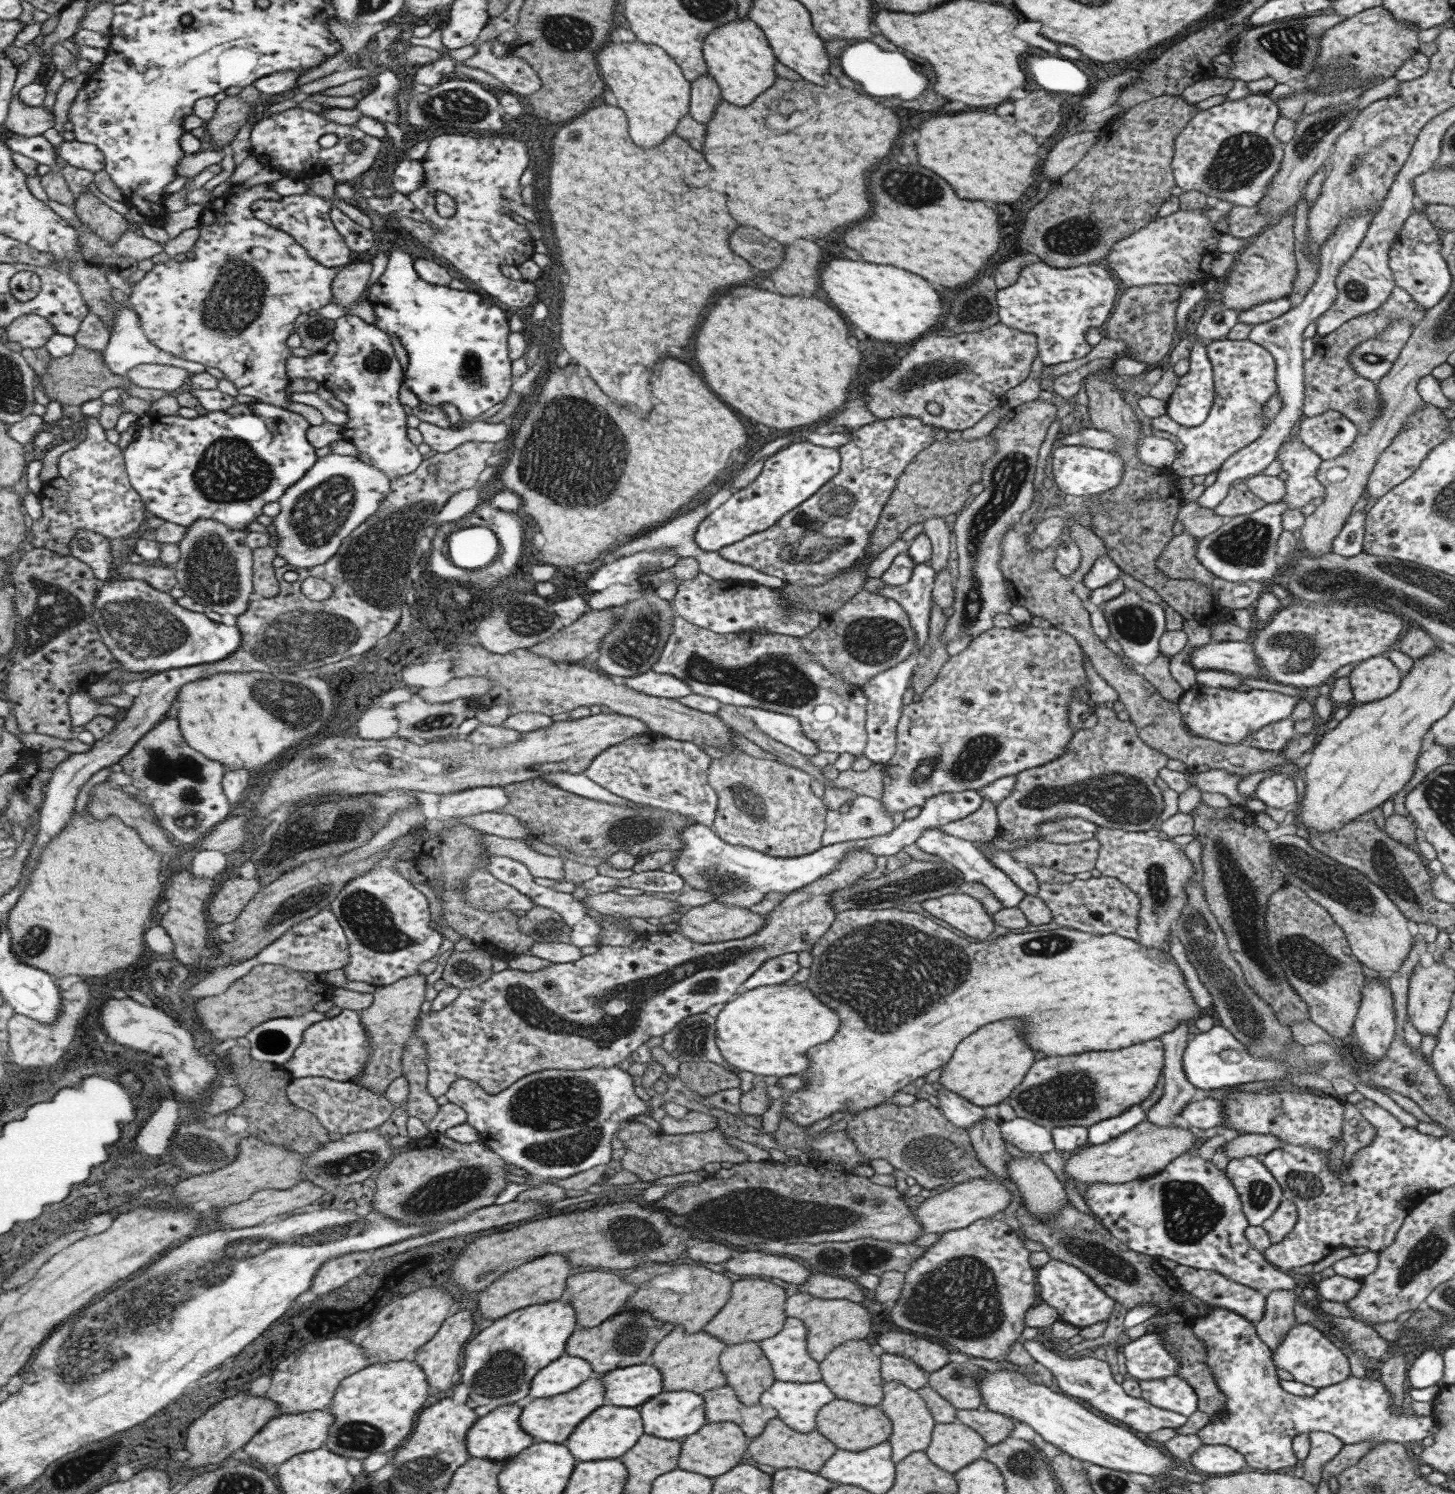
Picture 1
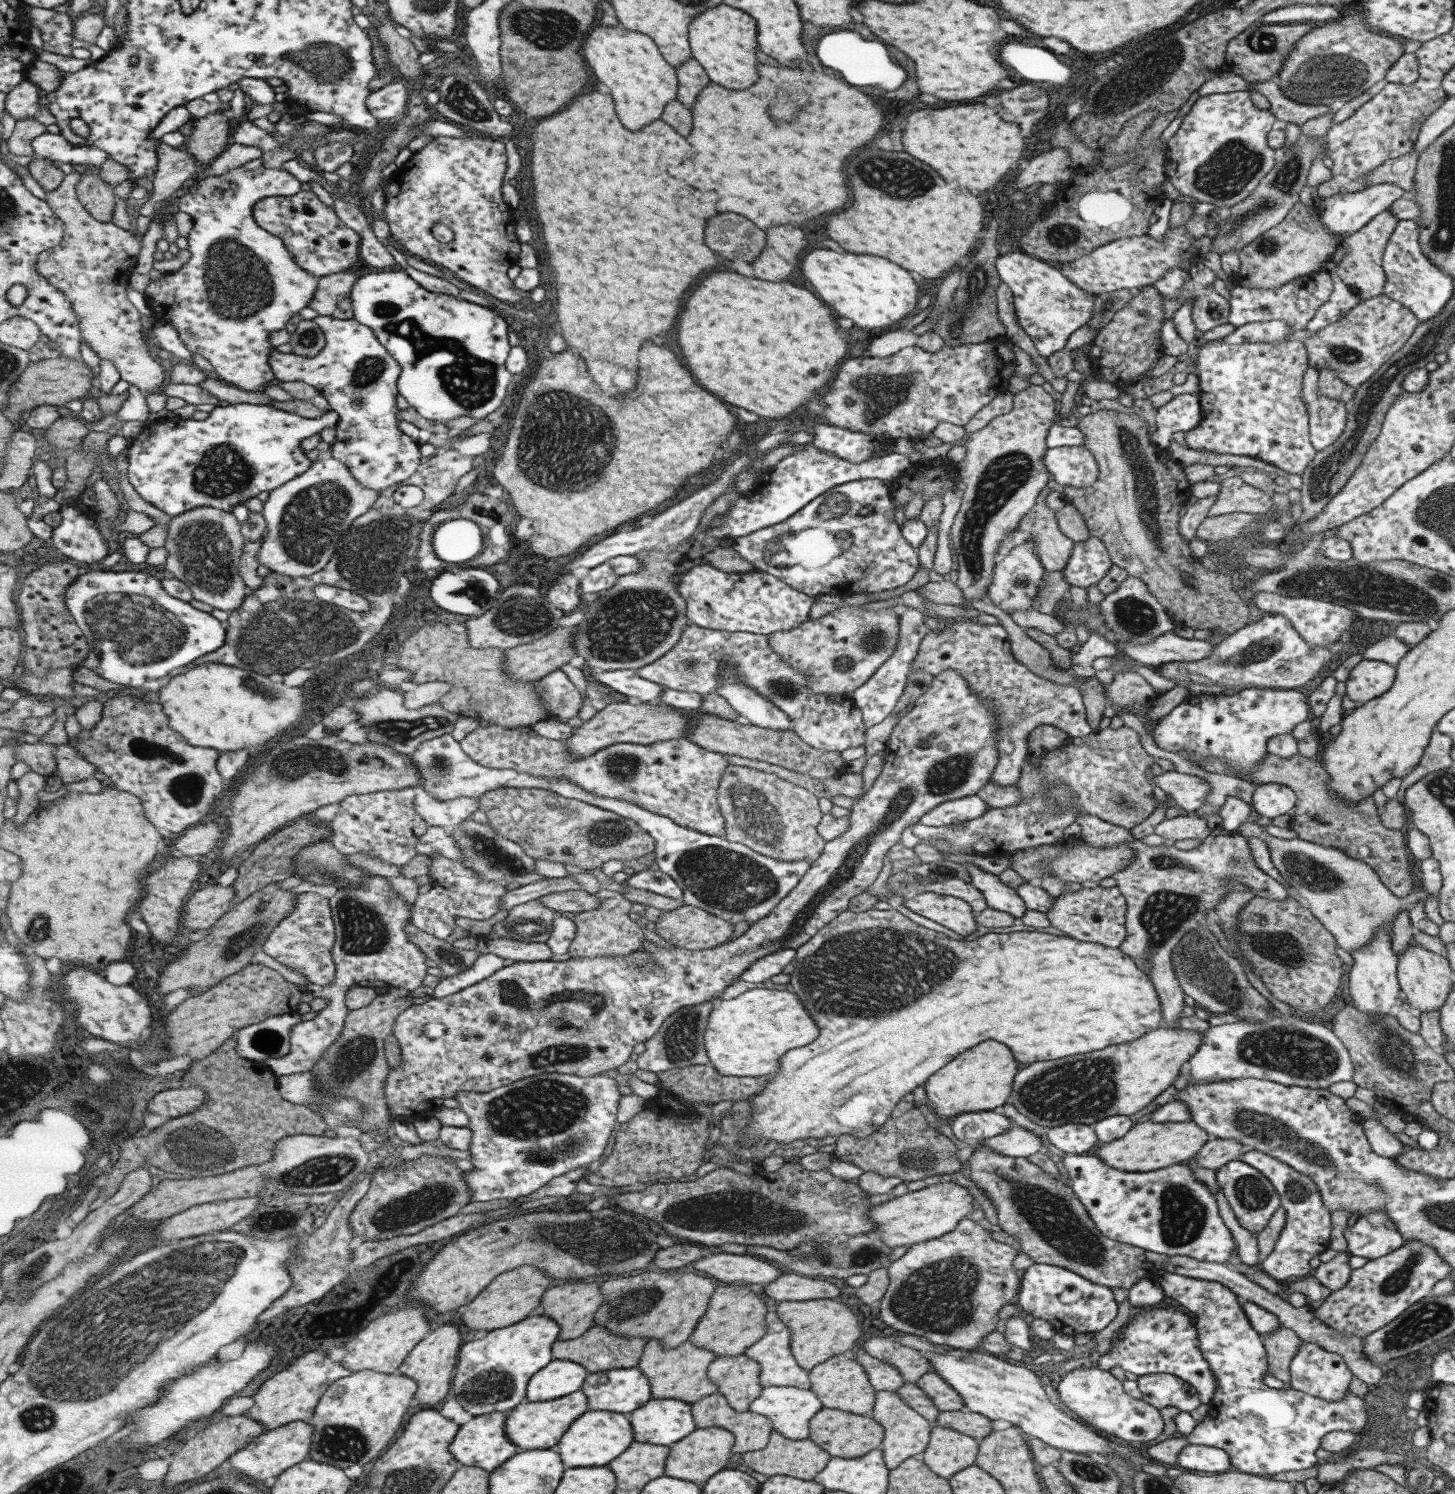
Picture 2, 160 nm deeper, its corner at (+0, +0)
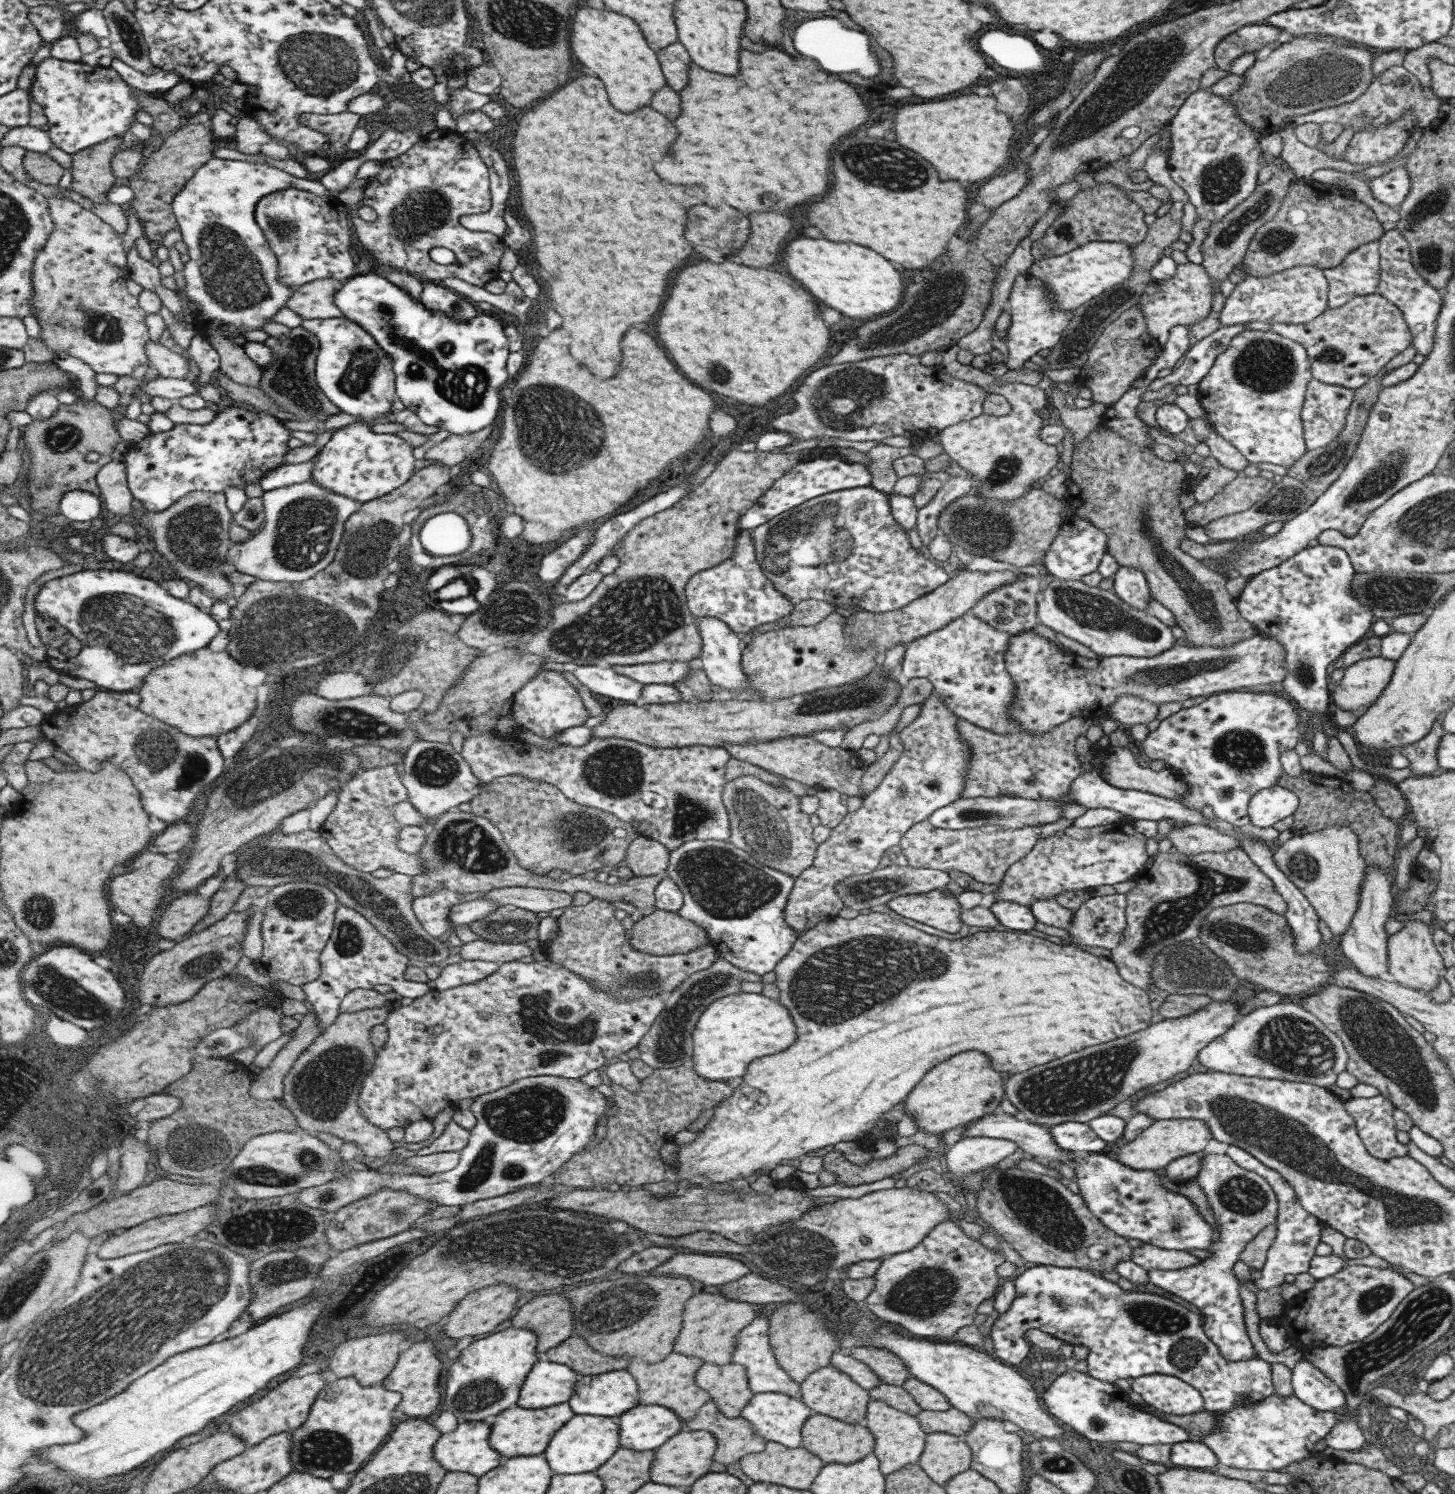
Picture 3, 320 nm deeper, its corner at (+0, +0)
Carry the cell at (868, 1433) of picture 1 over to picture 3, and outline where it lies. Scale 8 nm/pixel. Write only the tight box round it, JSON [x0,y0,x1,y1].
[800,1413,874,1464]

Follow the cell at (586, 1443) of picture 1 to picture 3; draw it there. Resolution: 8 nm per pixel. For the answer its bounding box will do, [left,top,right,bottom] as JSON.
[544,1414,619,1475]

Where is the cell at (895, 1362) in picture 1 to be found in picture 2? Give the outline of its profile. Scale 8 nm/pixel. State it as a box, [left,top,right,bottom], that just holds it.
[852,1350,904,1391]

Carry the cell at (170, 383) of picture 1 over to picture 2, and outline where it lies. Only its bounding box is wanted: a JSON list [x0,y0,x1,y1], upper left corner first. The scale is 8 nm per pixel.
[38,169,169,391]

